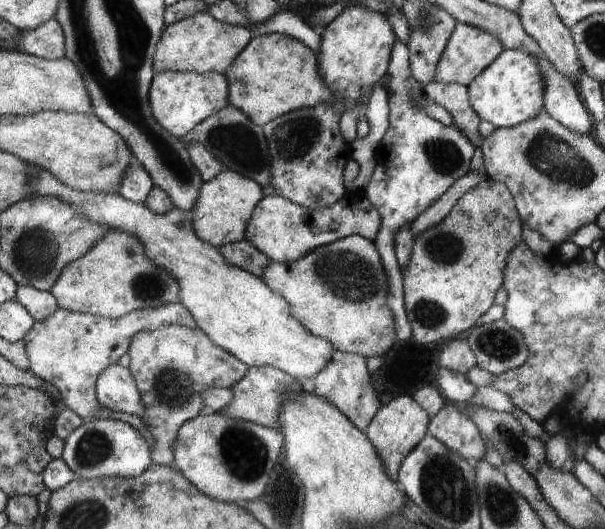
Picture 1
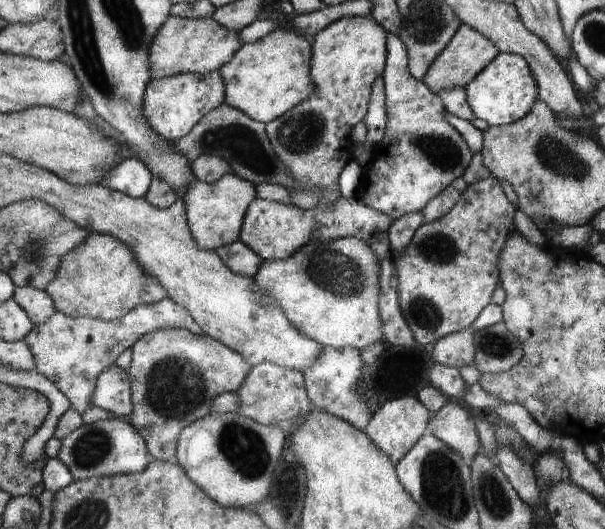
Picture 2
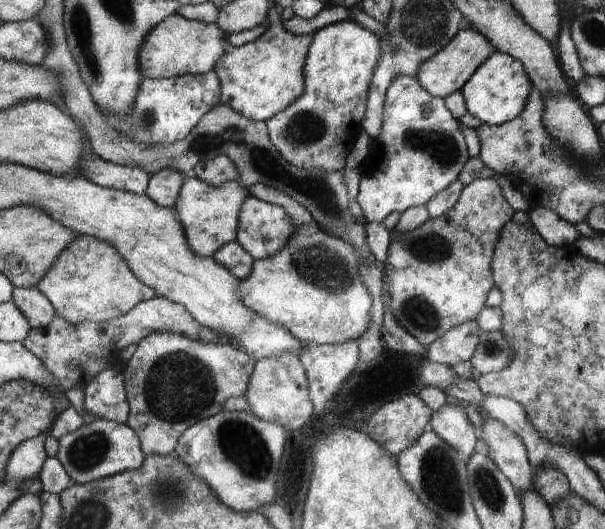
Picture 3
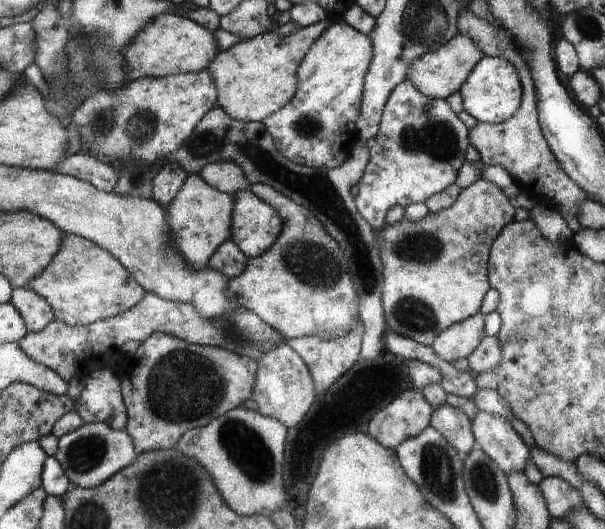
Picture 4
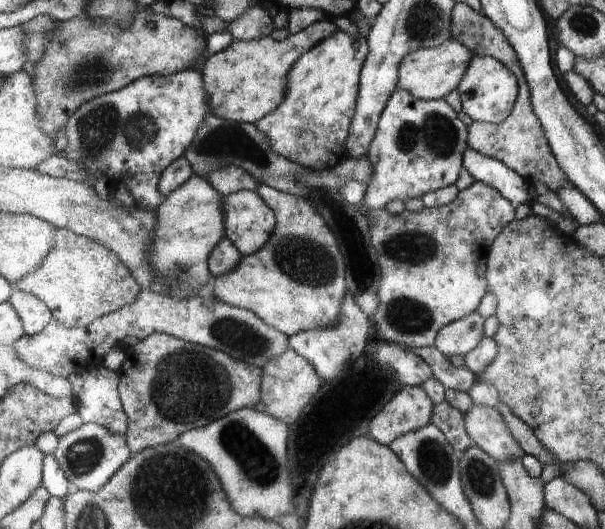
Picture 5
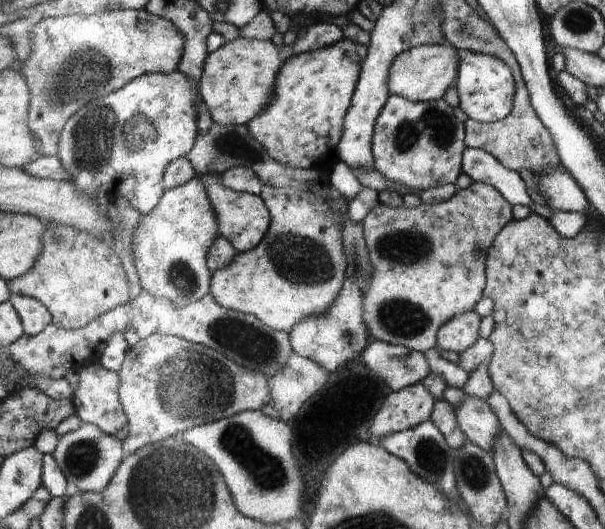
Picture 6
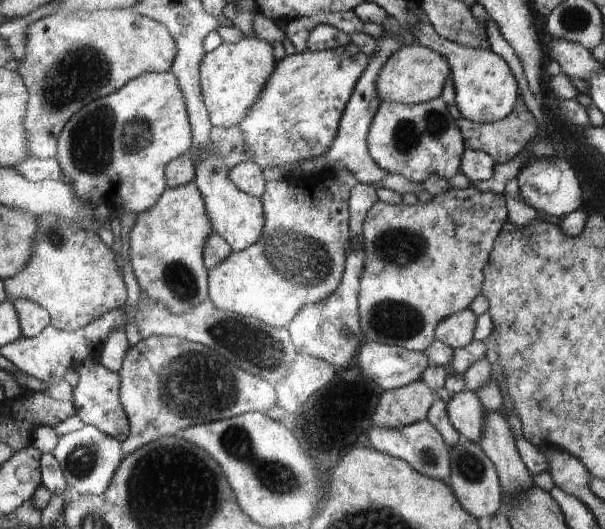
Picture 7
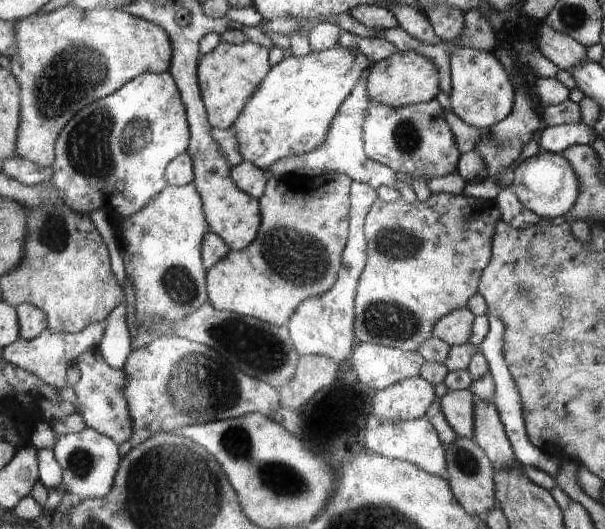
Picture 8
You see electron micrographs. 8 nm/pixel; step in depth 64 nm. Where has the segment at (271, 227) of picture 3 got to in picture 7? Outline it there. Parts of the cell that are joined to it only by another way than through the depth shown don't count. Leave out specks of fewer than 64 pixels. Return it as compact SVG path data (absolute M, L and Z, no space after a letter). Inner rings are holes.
M214 156L199 159L193 179L204 196L206 211L208 211L213 230L229 243L233 251L249 249L261 239L265 227L265 208L260 197L254 197L236 187L228 178L228 170Z

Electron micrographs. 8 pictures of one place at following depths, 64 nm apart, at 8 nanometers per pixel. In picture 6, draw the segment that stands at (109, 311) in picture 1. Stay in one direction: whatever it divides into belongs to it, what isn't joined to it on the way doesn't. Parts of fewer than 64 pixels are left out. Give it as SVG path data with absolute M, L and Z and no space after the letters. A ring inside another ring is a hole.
M50 222L44 237L44 252L36 267L24 277L9 282L13 293L35 297L44 303L53 323L65 330L80 329L130 299L130 282L114 250L93 235Z

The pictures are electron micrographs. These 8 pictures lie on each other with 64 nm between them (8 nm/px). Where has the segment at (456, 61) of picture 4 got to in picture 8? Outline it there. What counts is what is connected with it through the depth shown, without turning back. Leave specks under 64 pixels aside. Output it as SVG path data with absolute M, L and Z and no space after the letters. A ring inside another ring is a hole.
M396 50L389 58L370 64L365 71L365 78L362 79L366 82L373 104L379 103L393 108L432 101L440 91L440 71L425 55L415 51Z

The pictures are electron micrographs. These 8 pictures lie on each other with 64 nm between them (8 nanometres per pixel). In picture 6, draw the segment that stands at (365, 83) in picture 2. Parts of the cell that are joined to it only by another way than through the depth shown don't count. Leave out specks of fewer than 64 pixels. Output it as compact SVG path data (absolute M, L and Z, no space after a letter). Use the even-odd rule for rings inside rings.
M344 37L331 46L291 57L278 74L273 101L265 112L247 123L250 135L281 164L332 170L341 162L338 142L366 56L366 46Z

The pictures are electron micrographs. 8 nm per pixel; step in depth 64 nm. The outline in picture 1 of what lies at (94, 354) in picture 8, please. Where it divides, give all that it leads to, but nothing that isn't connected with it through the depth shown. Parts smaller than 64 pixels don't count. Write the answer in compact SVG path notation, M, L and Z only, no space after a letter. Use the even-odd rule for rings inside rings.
M118 363L106 368L97 378L97 399L103 408L112 412L126 412L142 418L145 403L132 374L133 371Z

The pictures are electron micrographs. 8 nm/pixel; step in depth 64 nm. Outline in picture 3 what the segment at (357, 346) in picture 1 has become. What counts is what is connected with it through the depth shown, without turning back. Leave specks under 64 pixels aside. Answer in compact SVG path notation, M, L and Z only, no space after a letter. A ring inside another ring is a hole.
M258 183L249 189L249 194L266 203L273 203L284 208L291 218L295 218L294 224L298 228L297 233L281 253L270 259L255 260L251 276L241 282L240 294L245 306L258 315L285 327L295 338L304 343L338 345L347 341L358 341L369 330L373 321L372 291L361 280L361 268L365 264L365 258L357 252L354 246L342 238L320 229L310 212L284 191L277 190L274 186Z

